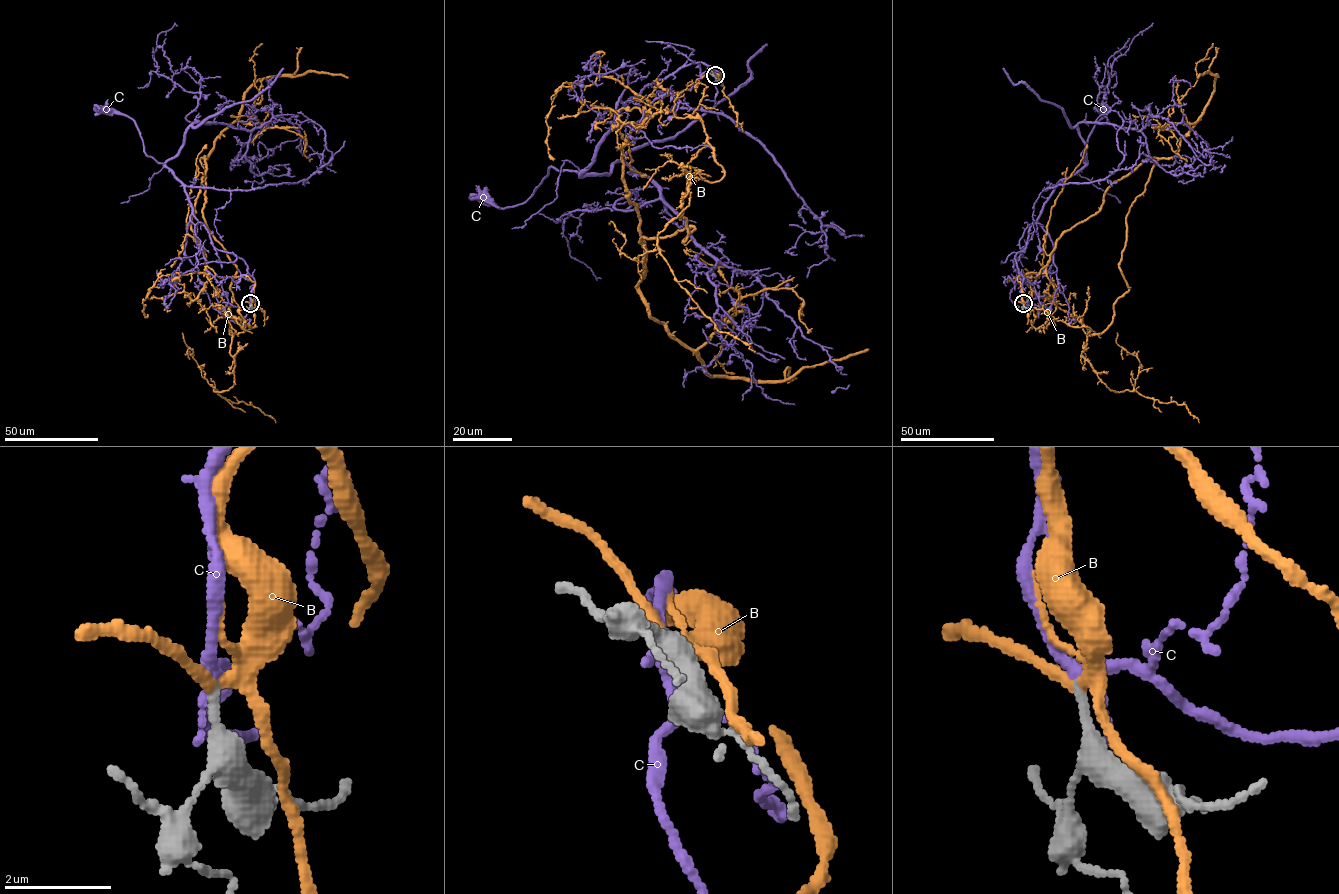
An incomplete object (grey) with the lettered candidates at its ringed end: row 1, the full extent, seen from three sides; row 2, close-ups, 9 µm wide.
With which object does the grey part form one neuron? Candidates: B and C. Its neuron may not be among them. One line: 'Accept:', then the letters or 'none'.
Accept: C

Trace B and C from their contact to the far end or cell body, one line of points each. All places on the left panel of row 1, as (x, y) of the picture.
B: (250, 303), (192, 230), (202, 158), (237, 269), (213, 391), (275, 422)
C: (250, 303), (247, 265), (213, 245), (165, 163), (195, 123), (249, 130), (251, 172), (269, 149), (301, 136)

